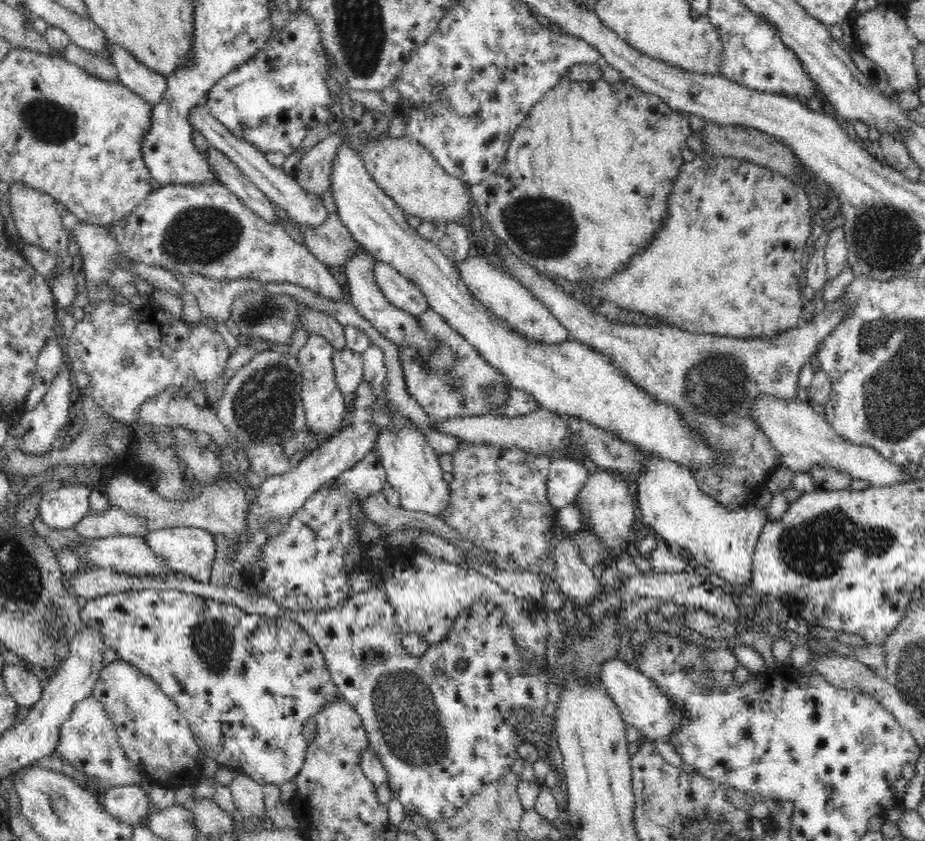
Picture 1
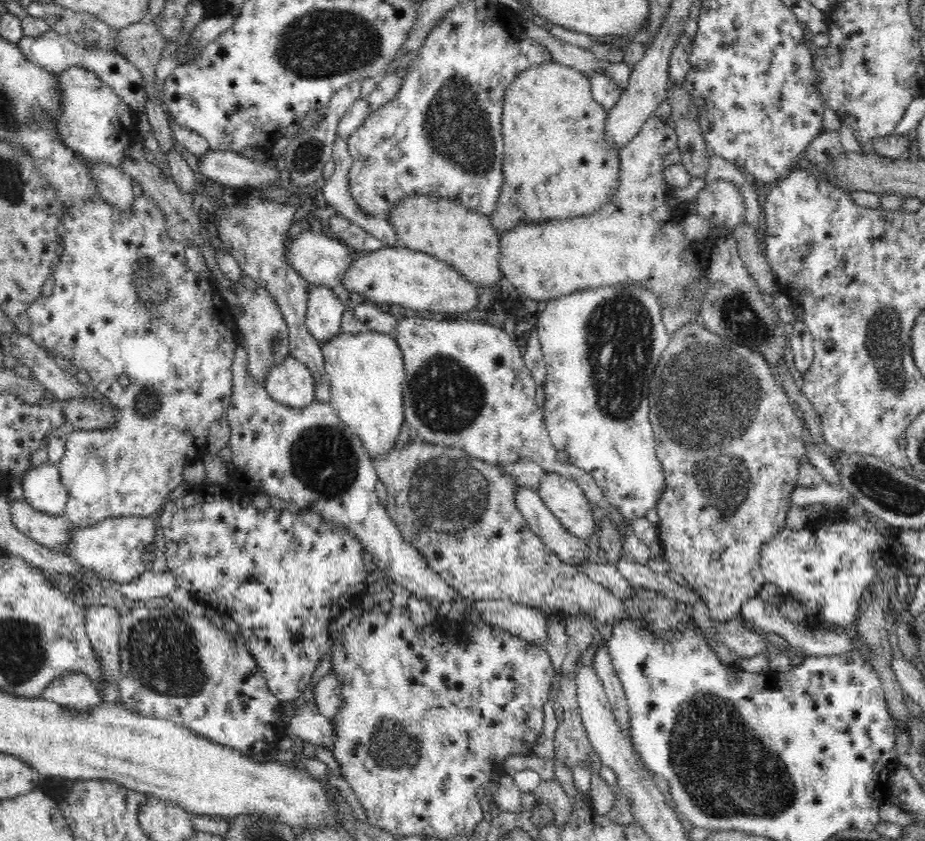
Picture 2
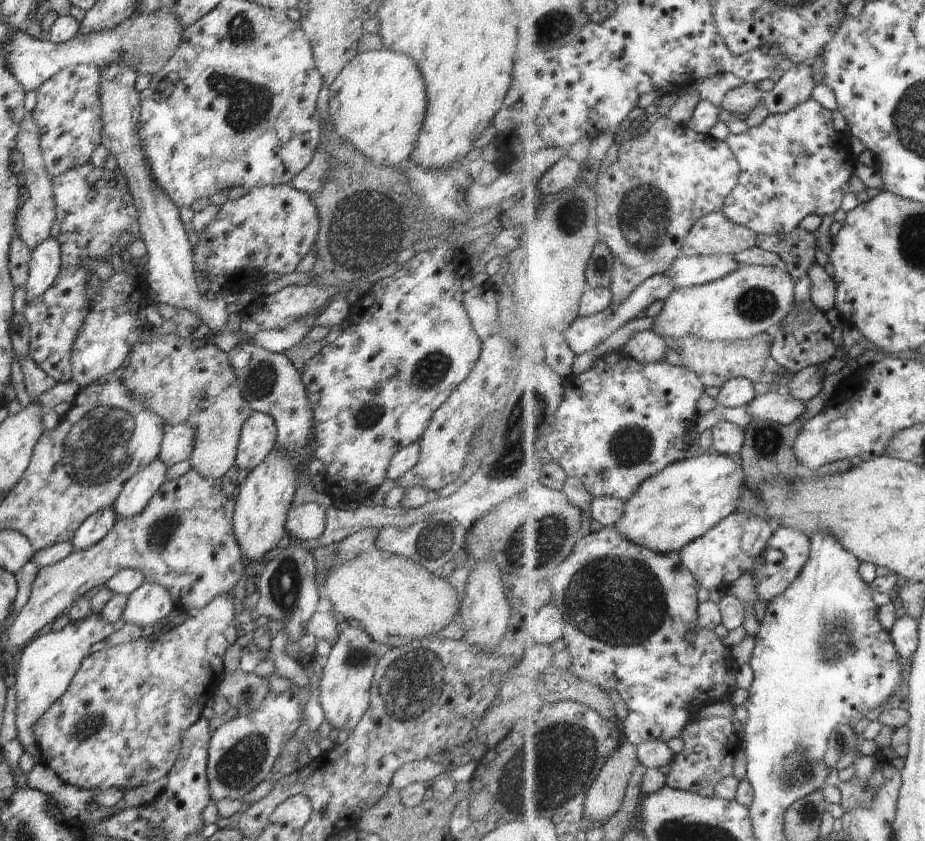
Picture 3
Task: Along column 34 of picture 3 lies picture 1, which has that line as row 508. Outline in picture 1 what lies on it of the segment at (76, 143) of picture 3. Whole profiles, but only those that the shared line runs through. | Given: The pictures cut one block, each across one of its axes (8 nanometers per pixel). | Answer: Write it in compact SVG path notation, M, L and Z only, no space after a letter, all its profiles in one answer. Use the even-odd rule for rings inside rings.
M109 505L104 514L88 512L73 528L88 538L106 538L114 535L145 536L146 521L142 517L129 514L119 506Z

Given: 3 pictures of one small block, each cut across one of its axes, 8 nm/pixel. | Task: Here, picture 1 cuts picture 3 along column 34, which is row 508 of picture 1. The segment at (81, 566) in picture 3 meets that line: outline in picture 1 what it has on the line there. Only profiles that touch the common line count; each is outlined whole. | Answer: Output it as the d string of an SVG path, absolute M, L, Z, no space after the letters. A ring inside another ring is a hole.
M604 470L589 473L575 498L579 508L582 508L582 515L588 517L586 529L591 530L605 544L608 552L606 556L609 557L616 556L623 549L630 526L636 520L635 510L638 502L632 499L630 485L630 478L619 471Z

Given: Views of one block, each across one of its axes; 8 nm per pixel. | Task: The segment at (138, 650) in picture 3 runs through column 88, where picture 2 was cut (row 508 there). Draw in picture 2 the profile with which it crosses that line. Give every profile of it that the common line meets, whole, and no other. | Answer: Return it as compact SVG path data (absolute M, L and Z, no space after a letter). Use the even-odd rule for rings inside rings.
M688 323L674 331L670 336L670 342L660 358L657 370L651 377L649 394L649 419L653 426L654 438L656 441L656 450L658 460L661 462L665 487L662 489L661 497L656 503L656 512L660 517L660 522L657 526L659 534L659 542L663 548L663 560L669 566L669 570L678 572L688 582L688 585L696 590L701 598L692 606L692 617L696 626L704 633L704 637L708 640L709 645L716 653L720 661L724 665L738 664L742 660L734 650L730 650L716 636L713 621L722 623L736 620L741 614L741 607L750 599L757 598L758 591L765 584L765 576L760 568L760 550L762 546L778 532L786 526L786 515L790 511L791 494L798 484L798 475L800 465L808 461L806 455L806 444L802 439L804 432L804 422L796 415L796 407L789 400L784 387L780 381L775 379L774 370L768 365L767 360L757 350L752 350L749 346L740 346L729 340L706 330L702 323Z

